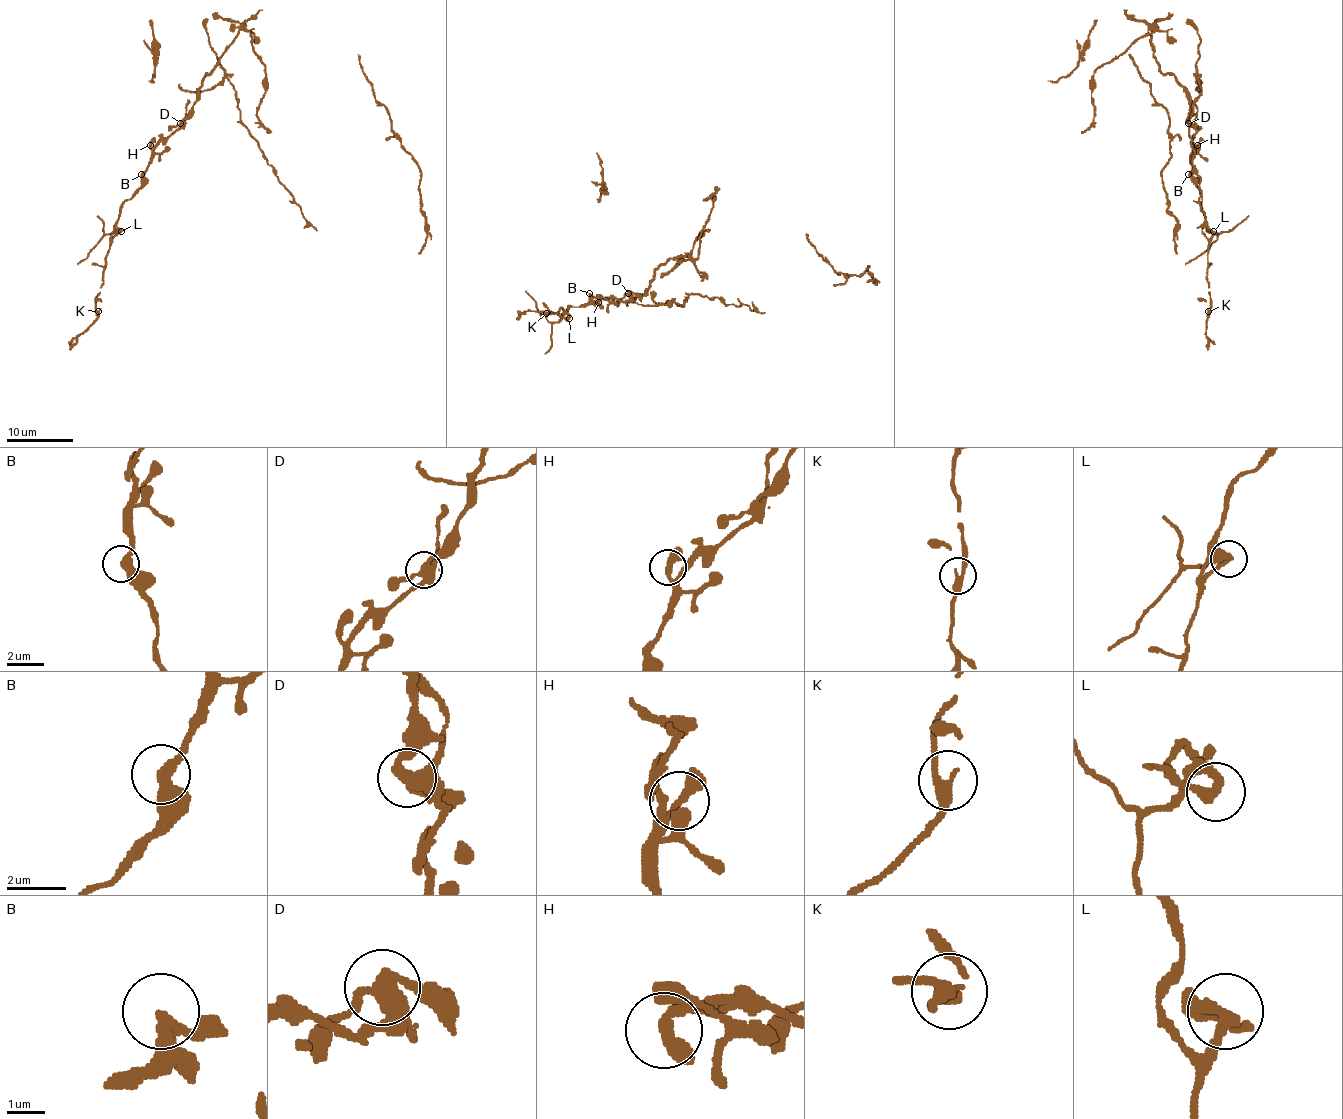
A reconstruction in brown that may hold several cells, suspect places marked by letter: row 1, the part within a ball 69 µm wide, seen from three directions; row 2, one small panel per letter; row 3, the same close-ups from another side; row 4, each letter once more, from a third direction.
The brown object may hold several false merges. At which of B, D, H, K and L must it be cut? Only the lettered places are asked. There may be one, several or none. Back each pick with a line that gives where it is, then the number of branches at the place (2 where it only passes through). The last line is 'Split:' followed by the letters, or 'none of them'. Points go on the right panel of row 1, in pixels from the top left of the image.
D: (1188, 123) | 4
L: (1213, 231) | 2
Split: D, L

